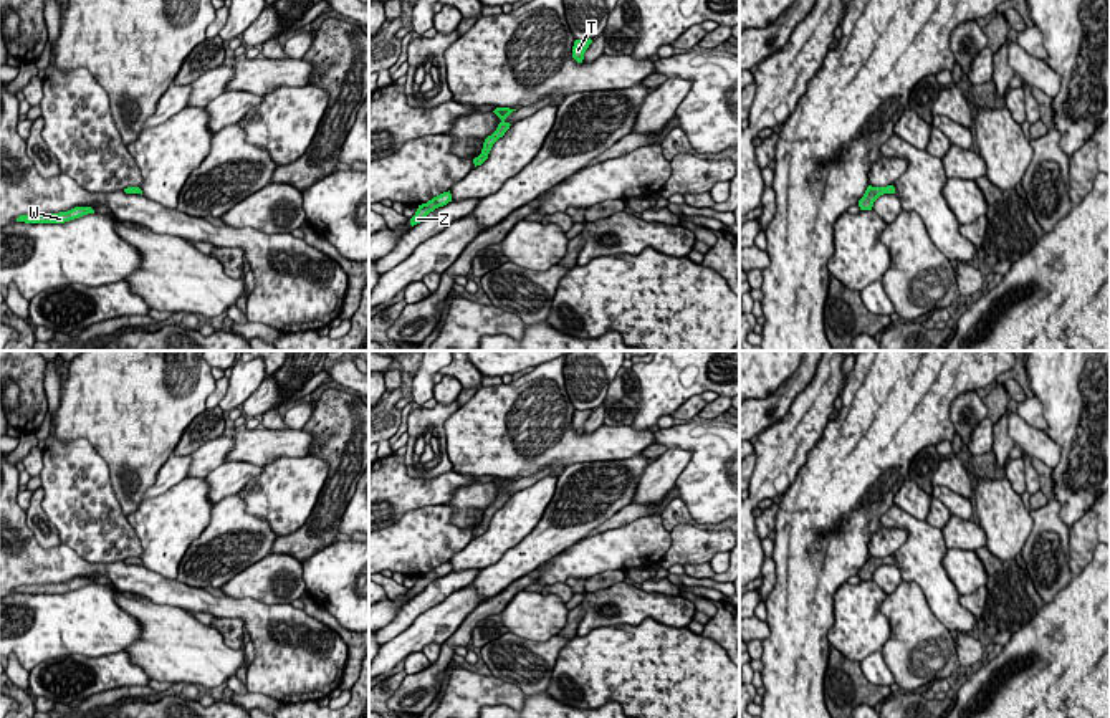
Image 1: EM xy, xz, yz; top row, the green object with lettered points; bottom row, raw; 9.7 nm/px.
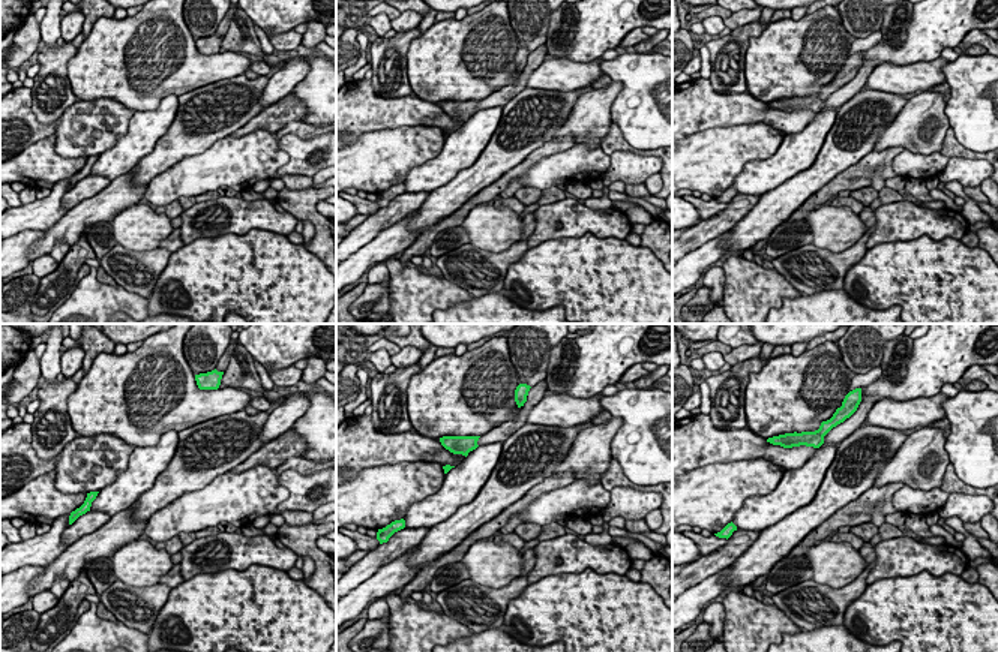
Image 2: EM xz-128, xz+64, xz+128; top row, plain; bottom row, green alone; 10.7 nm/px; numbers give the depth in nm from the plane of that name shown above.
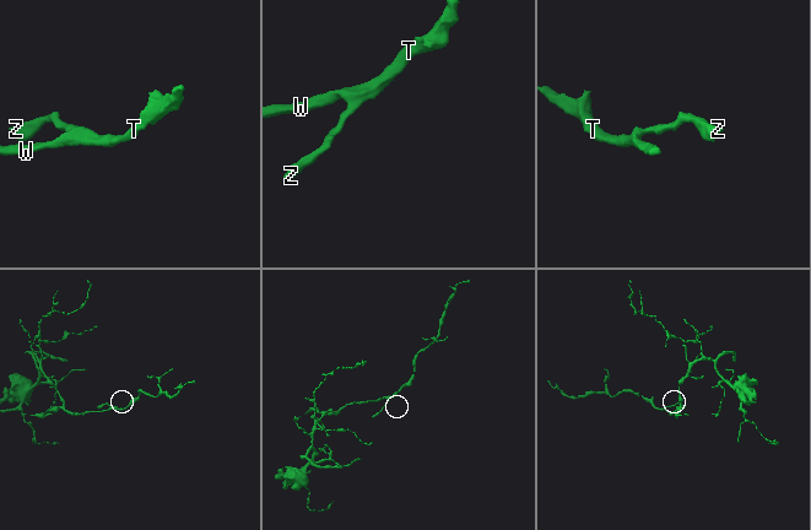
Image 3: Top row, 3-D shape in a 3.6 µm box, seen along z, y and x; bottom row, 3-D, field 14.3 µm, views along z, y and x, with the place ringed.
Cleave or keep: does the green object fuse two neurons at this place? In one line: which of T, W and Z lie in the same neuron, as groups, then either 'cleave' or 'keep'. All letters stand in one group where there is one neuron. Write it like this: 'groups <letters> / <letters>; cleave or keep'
groups T W Z; keep

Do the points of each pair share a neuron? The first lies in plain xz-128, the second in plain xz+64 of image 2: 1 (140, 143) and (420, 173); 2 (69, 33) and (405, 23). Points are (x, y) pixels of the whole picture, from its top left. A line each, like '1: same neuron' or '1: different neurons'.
1: same neuron
2: same neuron

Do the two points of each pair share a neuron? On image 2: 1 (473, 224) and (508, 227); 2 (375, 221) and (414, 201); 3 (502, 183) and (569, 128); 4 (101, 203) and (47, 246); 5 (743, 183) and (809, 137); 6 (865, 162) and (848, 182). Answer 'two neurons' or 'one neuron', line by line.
1: one neuron
2: one neuron
3: two neurons
4: one neuron
5: one neuron
6: one neuron

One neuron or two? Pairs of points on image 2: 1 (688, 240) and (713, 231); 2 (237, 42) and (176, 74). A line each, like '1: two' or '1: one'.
1: one
2: two

